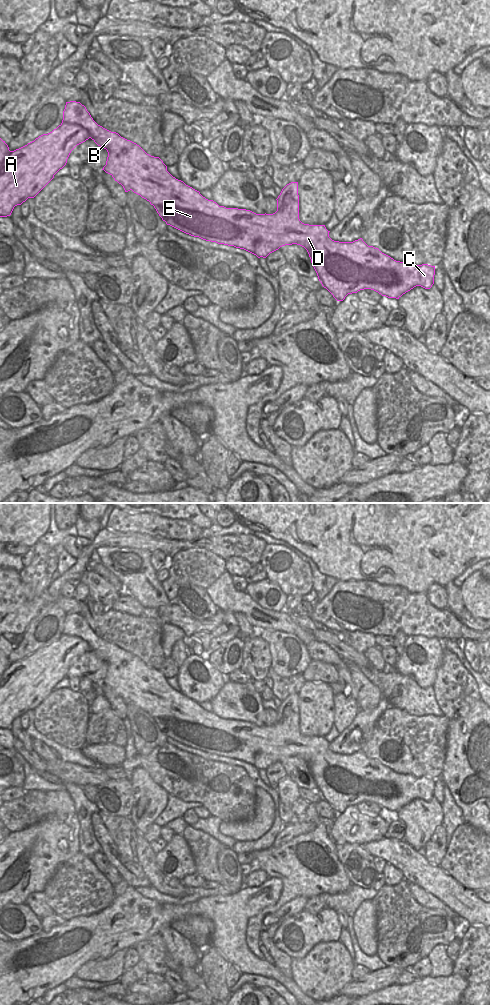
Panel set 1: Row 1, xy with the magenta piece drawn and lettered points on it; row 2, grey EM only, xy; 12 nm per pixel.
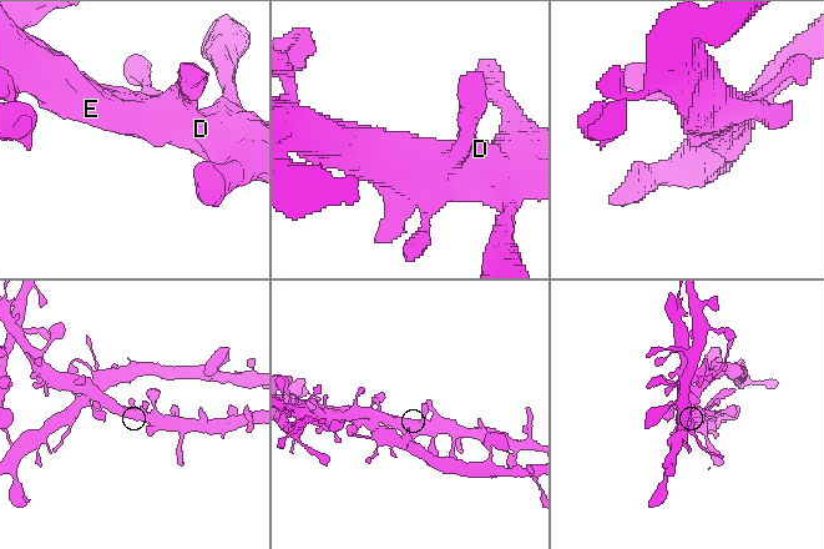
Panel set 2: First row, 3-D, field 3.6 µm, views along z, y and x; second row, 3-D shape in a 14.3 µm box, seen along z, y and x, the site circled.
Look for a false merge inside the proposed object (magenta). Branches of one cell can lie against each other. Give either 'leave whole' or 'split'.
split

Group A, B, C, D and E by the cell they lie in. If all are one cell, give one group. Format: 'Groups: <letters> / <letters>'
Groups: A / B C D E

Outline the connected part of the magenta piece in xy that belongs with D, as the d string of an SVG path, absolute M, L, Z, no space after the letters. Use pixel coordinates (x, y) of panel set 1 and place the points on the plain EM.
M66 614L62 634L78 636L87 641L90 650L108 664L106 677L102 682L121 696L125 704L132 702L149 713L167 737L206 753L244 761L258 770L266 770L285 757L300 757L307 762L322 798L337 813L343 813L348 806L364 801L399 811L416 798L430 801L434 796L435 778L396 773L378 760L368 758L362 750L353 754L334 753L329 749L330 743L325 737L302 735L299 731L298 694L291 694L282 701L276 711L277 723L273 726L256 726L246 721L226 720L206 711L199 703L173 689L159 669L147 666L136 655L98 637L80 614Z

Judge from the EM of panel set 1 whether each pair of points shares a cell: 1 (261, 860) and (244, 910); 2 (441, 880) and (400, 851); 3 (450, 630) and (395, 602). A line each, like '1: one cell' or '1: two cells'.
1: two cells
2: one cell
3: one cell

